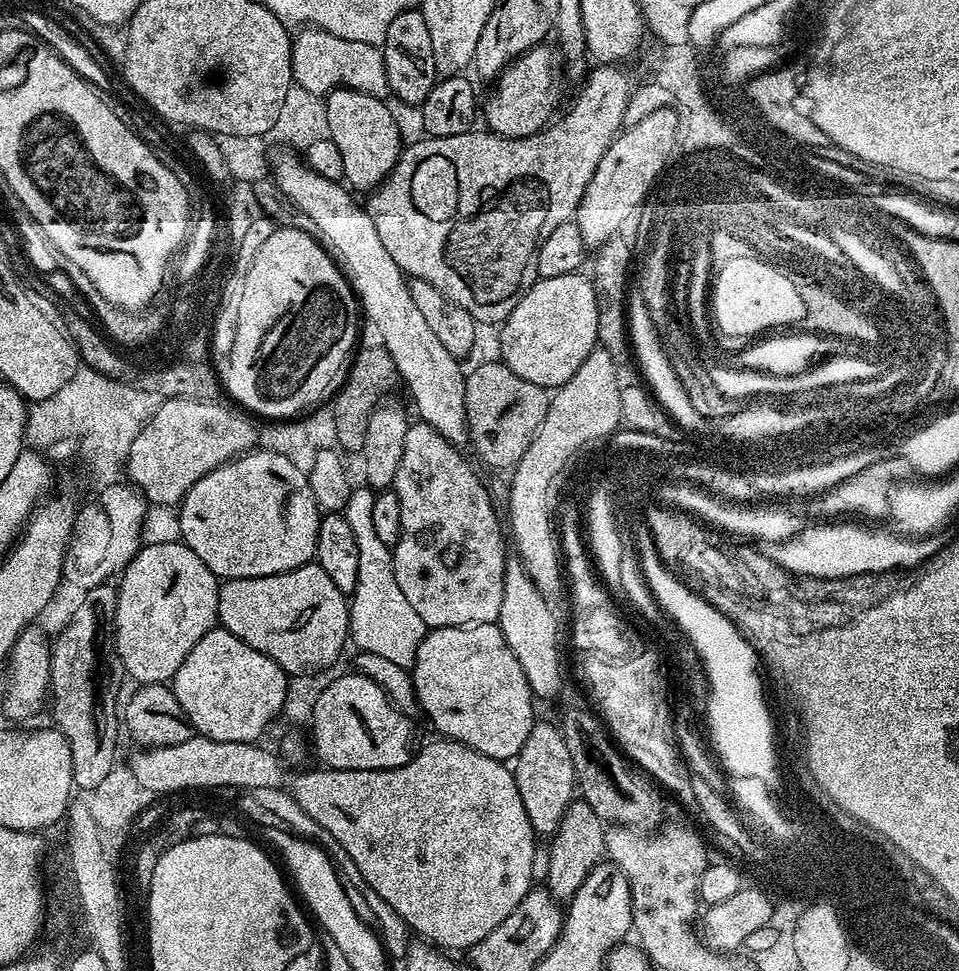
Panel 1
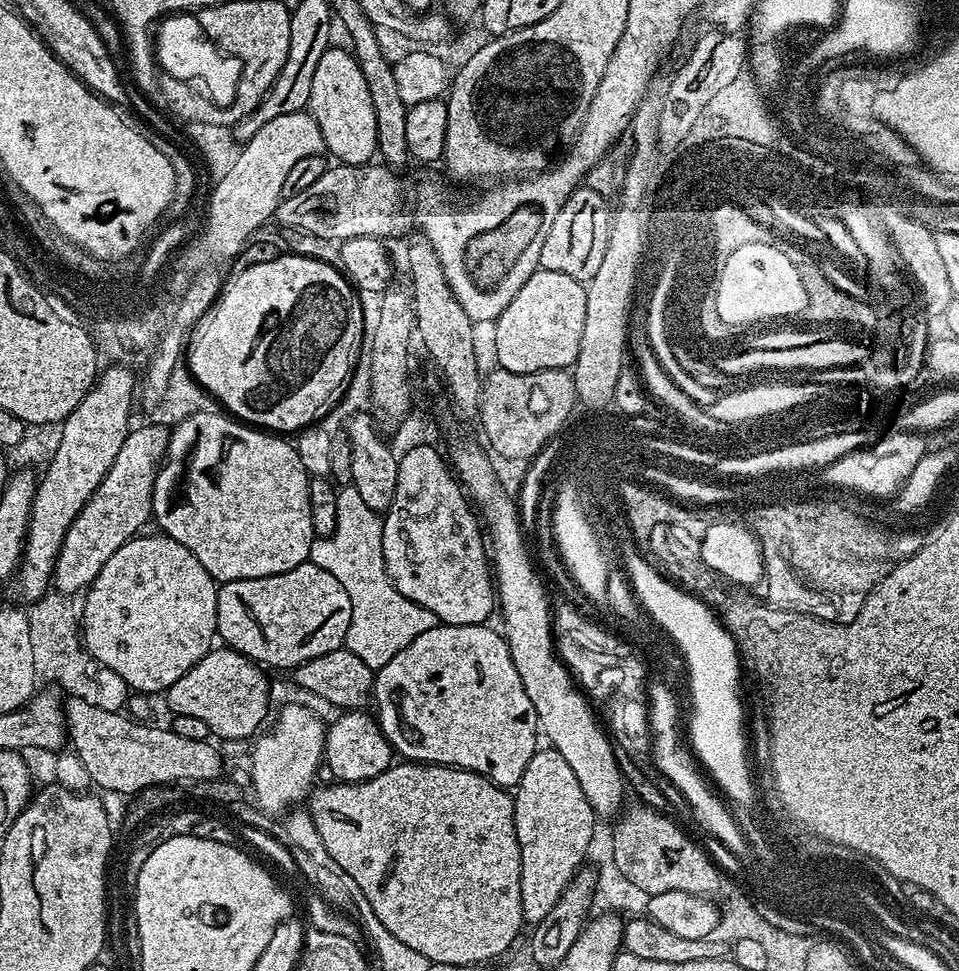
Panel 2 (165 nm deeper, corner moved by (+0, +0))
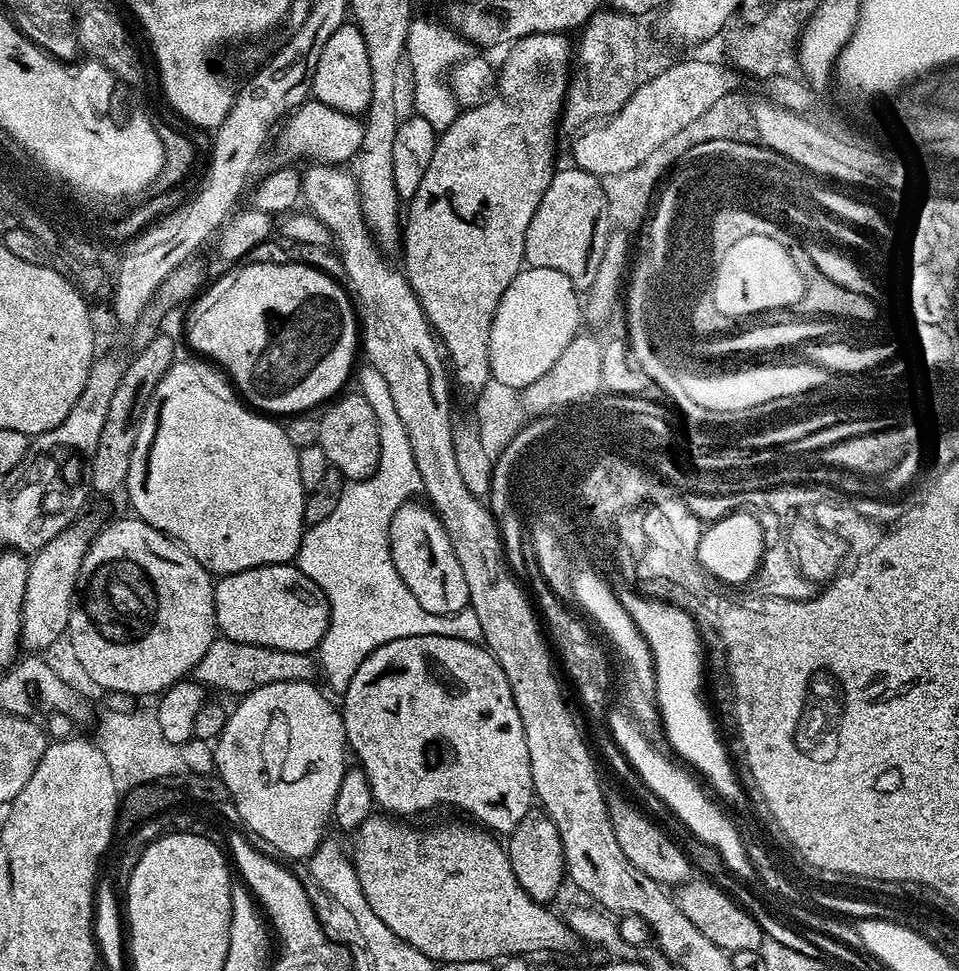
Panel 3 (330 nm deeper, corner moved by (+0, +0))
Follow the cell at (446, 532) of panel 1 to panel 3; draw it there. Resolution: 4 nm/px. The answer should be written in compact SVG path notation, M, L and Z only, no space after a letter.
M416 503L401 506L390 522L388 537L394 570L398 570L410 594L418 598L418 606L422 606L422 610L452 616L469 607L466 574L462 574L462 566L458 566L458 554L454 554L454 546L450 546L450 538L440 519L427 503Z

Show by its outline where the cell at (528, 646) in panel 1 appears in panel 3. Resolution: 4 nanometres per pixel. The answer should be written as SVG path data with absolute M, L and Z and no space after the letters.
M613 795L608 801L608 813L614 826L614 834L618 837L618 846L622 846L622 854L626 854L626 858L631 864L638 866L642 874L654 878L654 882L658 882L661 886L669 886L668 884L679 886L693 875L694 868L690 863L689 853L687 851L684 853L671 840L673 837L664 828L660 829L652 821L655 819L641 811L631 799L623 800L622 797Z

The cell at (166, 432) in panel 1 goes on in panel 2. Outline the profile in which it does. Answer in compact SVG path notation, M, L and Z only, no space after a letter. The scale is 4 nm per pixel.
M153 423L144 424L141 428L133 427L129 431L126 442L122 442L122 450L118 450L118 458L114 458L114 466L110 466L98 490L94 490L78 518L74 518L70 530L66 530L62 550L52 572L54 588L58 591L83 593L94 578L98 578L102 566L110 562L110 554L137 535L147 520L153 519L152 491L158 470L168 455L170 435L164 424Z

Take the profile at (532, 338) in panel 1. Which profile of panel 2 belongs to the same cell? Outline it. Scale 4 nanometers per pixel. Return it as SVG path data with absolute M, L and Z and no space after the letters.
M537 270L530 278L530 282L526 282L526 286L522 286L522 290L518 290L518 294L514 294L514 302L510 302L510 306L506 306L506 310L502 310L502 314L494 321L496 328L496 364L501 368L510 370L514 374L530 374L538 370L550 370L551 368L571 369L578 358L578 350L582 346L582 330L586 326L586 288L581 281L570 278L570 274L558 274L554 270Z

